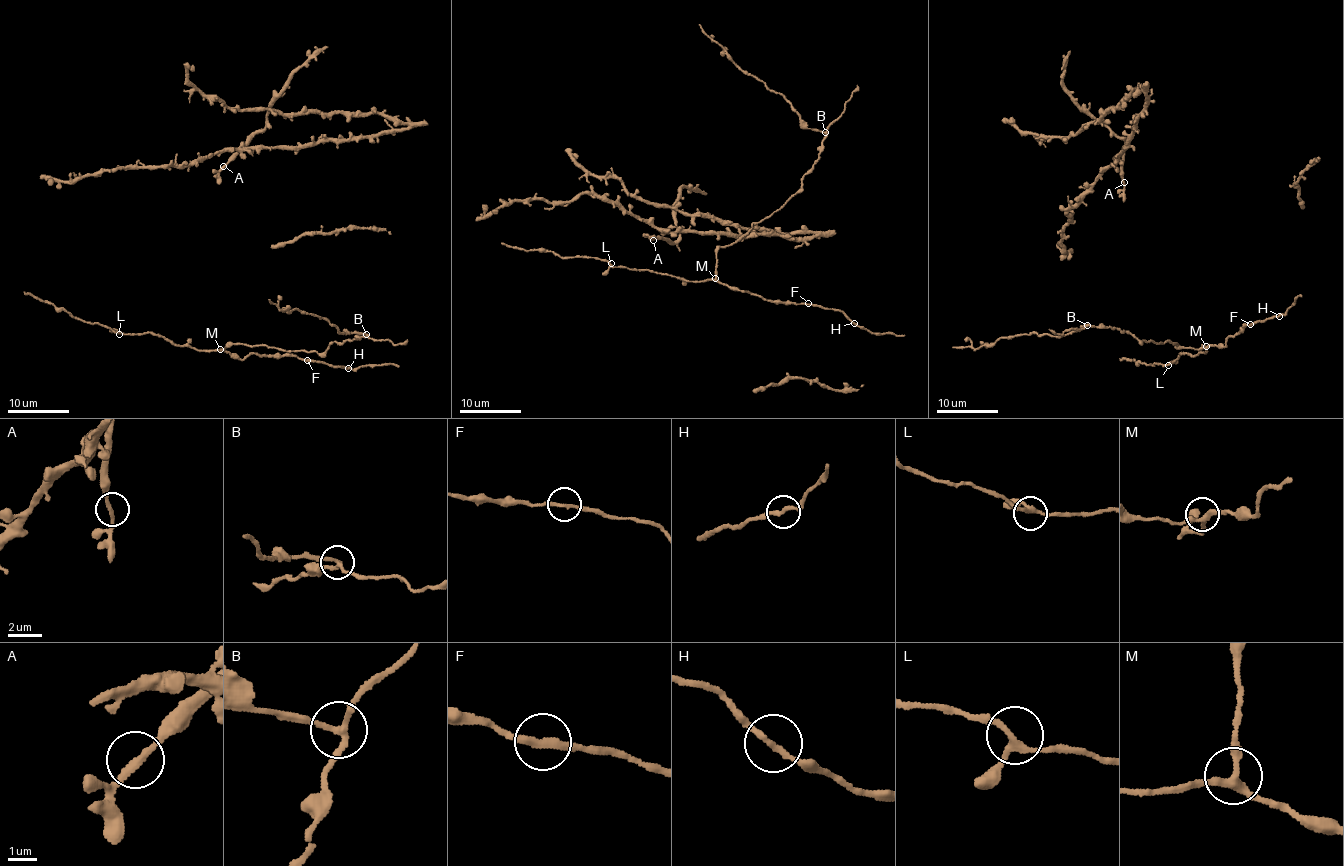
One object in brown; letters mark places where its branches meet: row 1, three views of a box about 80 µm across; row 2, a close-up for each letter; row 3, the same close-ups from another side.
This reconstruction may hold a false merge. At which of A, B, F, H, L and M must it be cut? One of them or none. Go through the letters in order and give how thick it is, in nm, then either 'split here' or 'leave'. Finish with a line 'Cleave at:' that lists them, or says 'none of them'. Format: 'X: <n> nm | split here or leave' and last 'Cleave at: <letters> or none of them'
A: 240 nm | leave
B: 190 nm | split here
F: 240 nm | leave
H: 200 nm | leave
L: 220 nm | leave
M: 280 nm | leave
Cleave at: B

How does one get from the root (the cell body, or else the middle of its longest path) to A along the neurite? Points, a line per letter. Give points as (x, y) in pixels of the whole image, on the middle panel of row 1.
A: (493, 211), (530, 198), (570, 202), (580, 194), (599, 194), (660, 228), (666, 237), (653, 240)

